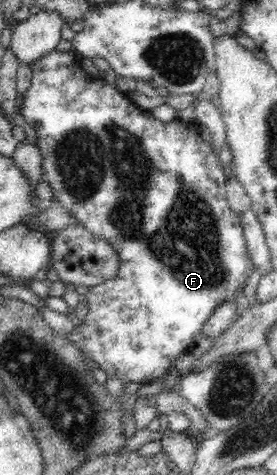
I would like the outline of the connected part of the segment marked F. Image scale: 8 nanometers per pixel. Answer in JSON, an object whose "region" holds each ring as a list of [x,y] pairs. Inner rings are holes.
{"region":[[[56,49],[47,52],[32,66],[32,78],[29,89],[25,91],[23,110],[20,111],[25,123],[35,129],[37,135],[36,146],[42,153],[42,170],[45,180],[50,184],[57,202],[69,210],[77,224],[84,225],[93,235],[108,241],[120,257],[120,268],[114,278],[99,285],[90,286],[82,300],[87,304],[87,315],[84,320],[68,333],[68,338],[81,350],[84,357],[93,360],[99,369],[103,369],[106,377],[117,377],[124,383],[151,383],[165,375],[181,353],[192,348],[195,335],[202,331],[204,323],[209,319],[213,310],[223,302],[234,301],[233,295],[242,291],[247,278],[255,268],[246,246],[241,213],[233,212],[225,197],[225,183],[229,177],[225,176],[219,158],[211,147],[205,143],[199,134],[198,125],[178,120],[161,122],[152,115],[151,111],[139,109],[127,96],[120,92],[117,86],[111,86],[97,75],[85,76],[81,66],[81,56],[75,51],[59,53]]]}

